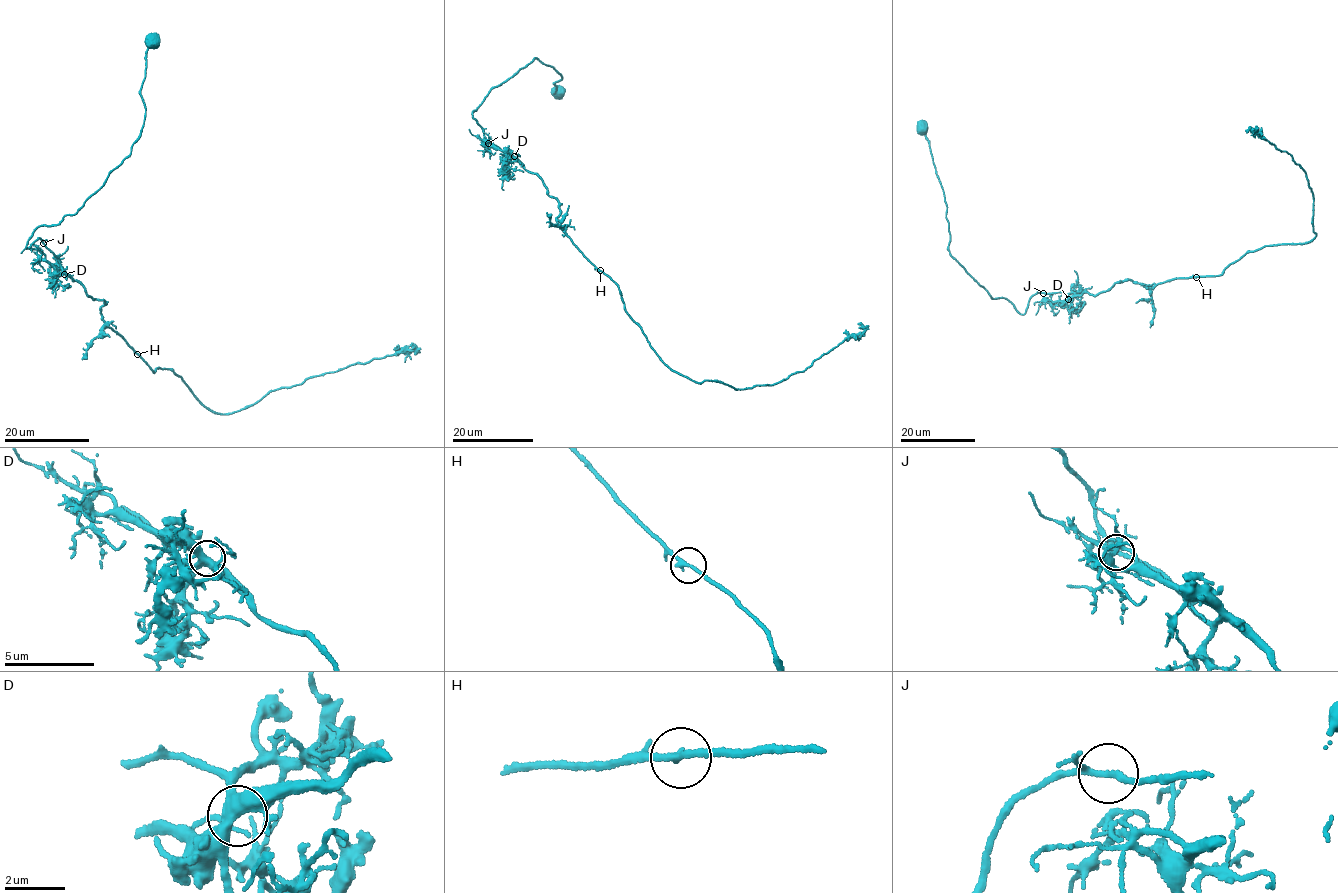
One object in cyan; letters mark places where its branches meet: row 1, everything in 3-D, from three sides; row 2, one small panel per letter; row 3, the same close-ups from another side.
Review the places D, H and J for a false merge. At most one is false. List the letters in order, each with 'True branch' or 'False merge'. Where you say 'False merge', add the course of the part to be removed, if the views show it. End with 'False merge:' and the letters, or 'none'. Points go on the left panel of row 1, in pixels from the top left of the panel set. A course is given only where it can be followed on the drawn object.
D: True branch
H: True branch
J: True branch
False merge: none

